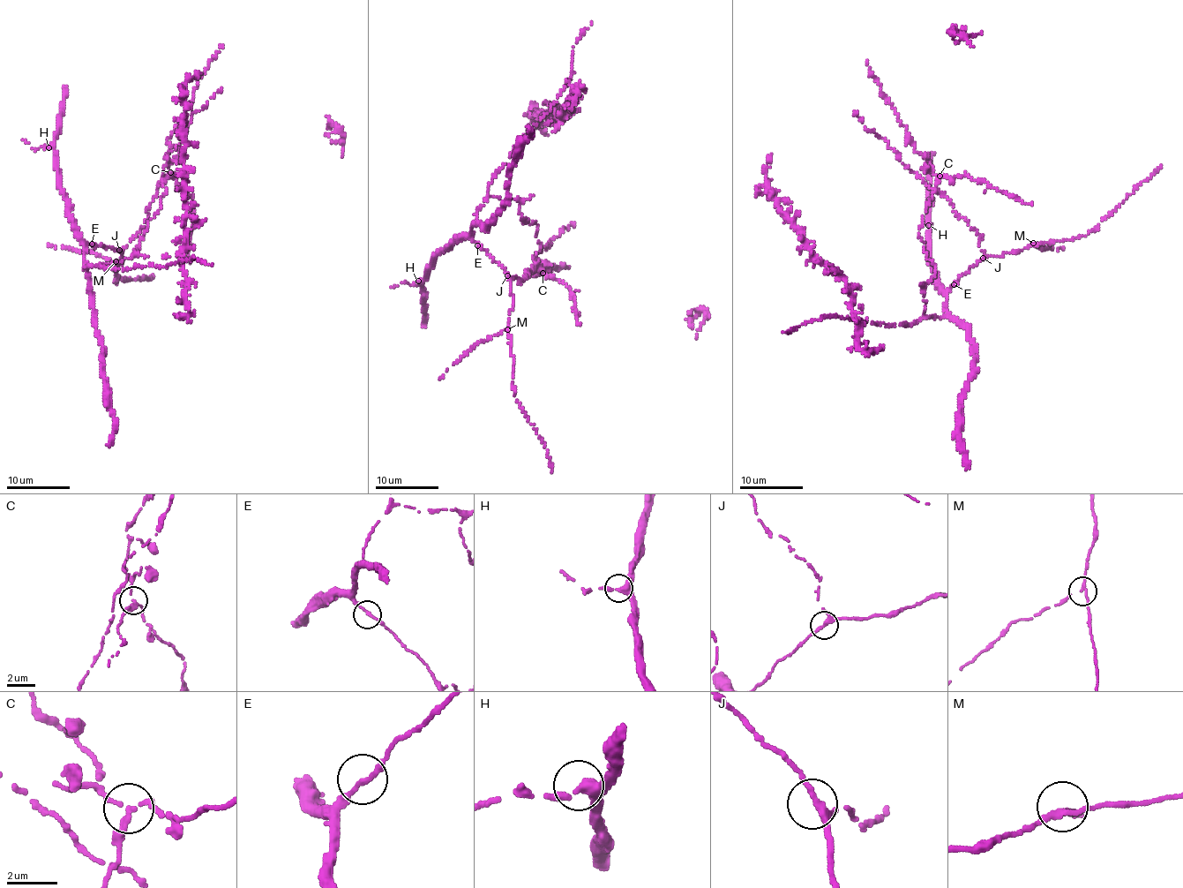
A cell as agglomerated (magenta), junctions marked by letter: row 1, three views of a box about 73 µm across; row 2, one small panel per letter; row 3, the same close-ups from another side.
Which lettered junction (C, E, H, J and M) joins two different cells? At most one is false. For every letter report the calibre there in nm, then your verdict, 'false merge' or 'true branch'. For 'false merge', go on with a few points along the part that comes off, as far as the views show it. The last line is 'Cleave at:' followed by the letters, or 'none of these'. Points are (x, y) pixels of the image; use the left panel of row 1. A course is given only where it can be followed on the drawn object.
C: 200 nm thick; false merge; foreign part runs (170, 171), (167, 154), (168, 141), (192, 102), (192, 91), (198, 85), (198, 78), (222, 45)
E: 200 nm thick; true branch
H: 320 nm thick; true branch
J: 240 nm thick; true branch
M: 190 nm thick; true branch
Cleave at: C

